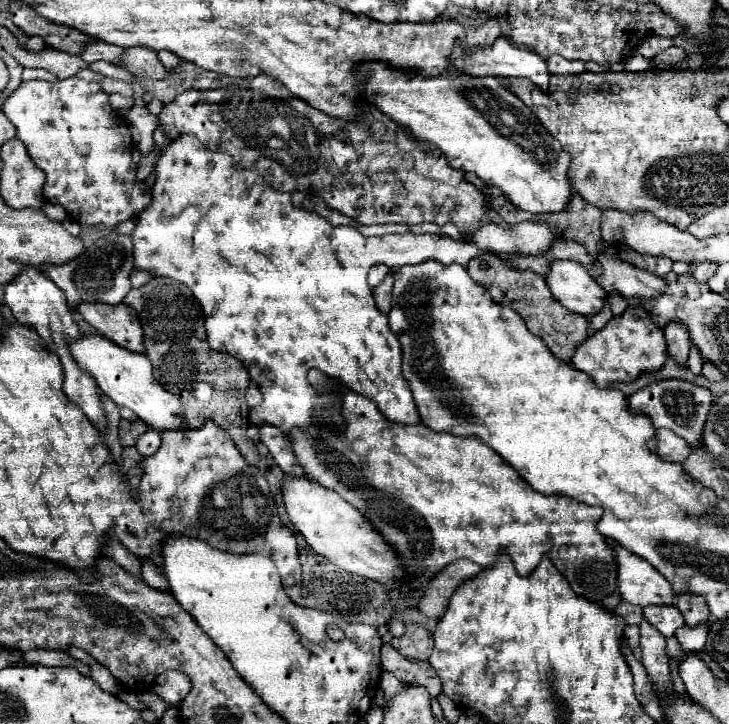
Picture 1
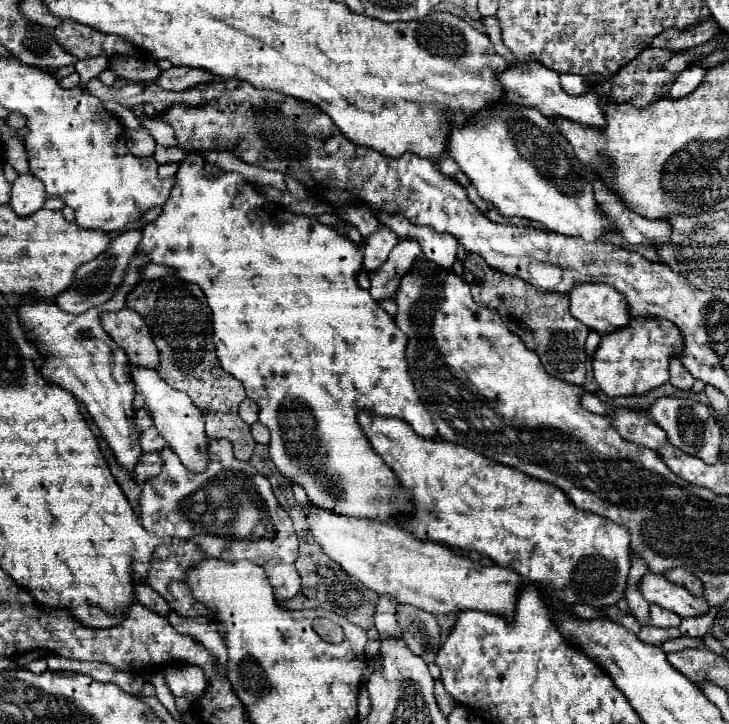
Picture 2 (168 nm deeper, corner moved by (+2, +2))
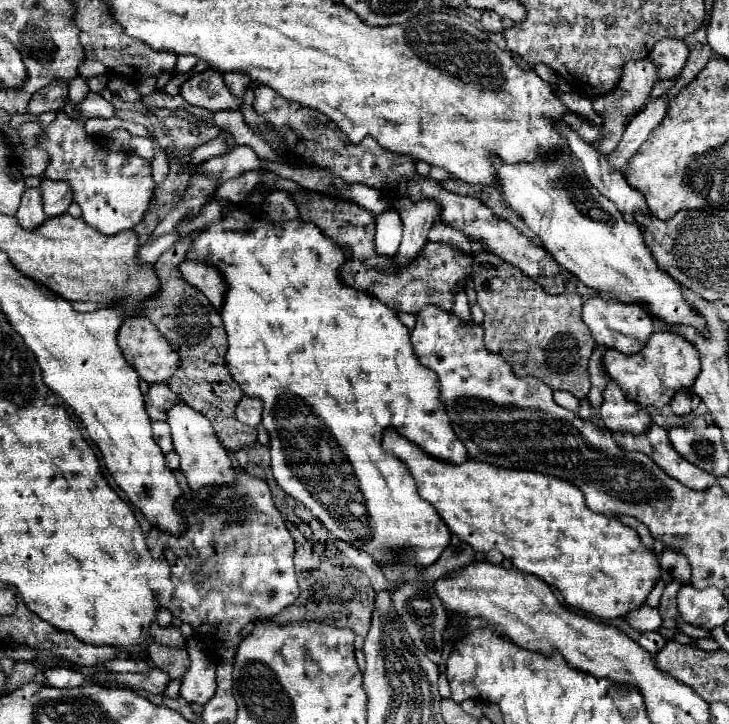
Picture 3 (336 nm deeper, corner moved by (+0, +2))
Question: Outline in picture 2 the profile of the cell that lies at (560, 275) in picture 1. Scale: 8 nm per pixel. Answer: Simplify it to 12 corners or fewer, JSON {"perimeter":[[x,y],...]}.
{"perimeter":[[580,282],[572,316],[598,334],[630,320],[626,300],[608,284]]}

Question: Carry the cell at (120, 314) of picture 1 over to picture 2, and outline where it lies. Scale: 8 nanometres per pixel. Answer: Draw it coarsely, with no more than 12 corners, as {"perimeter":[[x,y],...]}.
{"perimeter":[[130,308],[104,312],[106,334],[124,348],[130,364],[160,362],[148,326]]}

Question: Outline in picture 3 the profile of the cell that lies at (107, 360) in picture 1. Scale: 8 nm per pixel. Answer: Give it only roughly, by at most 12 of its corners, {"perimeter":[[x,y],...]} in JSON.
{"perimeter":[[194,408],[168,412],[192,490],[236,484],[232,458]]}

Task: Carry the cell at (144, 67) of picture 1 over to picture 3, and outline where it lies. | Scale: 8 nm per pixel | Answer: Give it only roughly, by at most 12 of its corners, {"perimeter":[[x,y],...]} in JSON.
{"perimeter":[[206,70],[184,82],[180,94],[210,112],[242,110],[242,98],[222,74]]}

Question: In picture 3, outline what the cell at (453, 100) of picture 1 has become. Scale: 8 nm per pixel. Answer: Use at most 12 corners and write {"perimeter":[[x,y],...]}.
{"perimeter":[[570,152],[498,164],[506,204],[604,300],[710,336]]}

